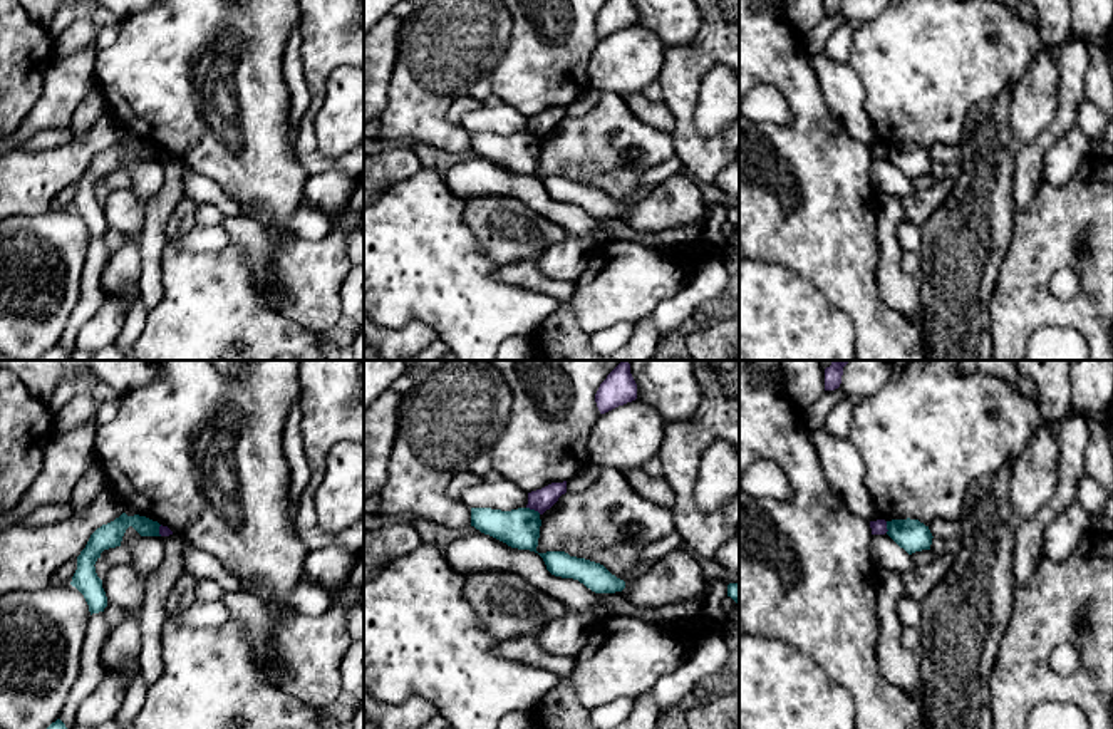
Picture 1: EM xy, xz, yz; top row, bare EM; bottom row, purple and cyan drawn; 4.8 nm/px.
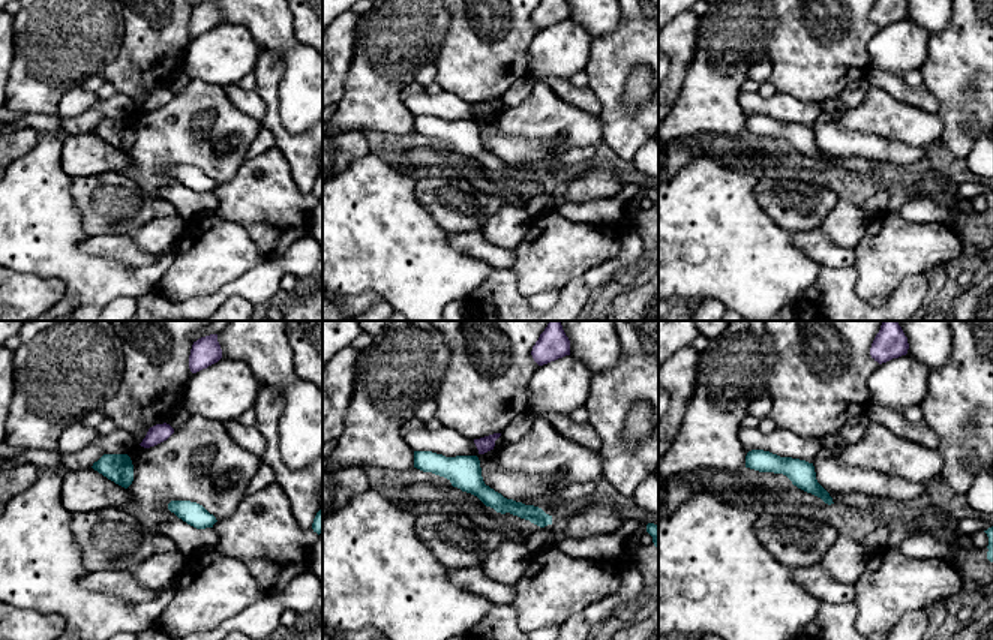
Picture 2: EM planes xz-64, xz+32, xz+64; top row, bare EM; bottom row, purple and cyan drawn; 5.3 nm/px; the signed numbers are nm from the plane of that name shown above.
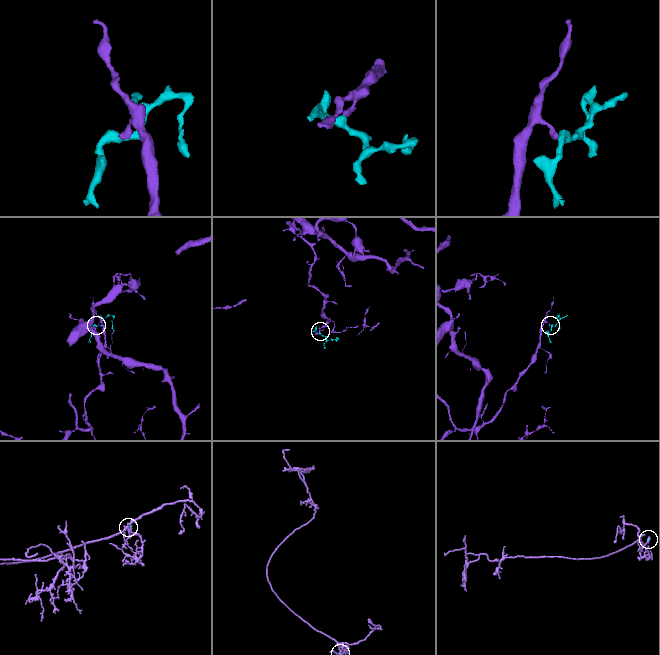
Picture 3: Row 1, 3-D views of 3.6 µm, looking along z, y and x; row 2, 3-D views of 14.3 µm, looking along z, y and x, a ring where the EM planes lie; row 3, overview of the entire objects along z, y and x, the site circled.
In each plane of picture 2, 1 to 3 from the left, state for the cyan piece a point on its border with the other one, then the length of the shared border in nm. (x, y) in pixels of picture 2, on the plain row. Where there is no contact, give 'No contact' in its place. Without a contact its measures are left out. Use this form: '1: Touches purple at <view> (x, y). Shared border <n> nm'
1: No contact
2: No contact
3: No contact

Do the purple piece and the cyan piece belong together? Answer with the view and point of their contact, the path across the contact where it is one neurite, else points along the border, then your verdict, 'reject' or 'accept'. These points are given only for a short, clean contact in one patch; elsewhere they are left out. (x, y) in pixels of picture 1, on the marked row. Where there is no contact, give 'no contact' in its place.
meets purple in xz at (533, 508); border along xz (527, 506), (540, 513); reject

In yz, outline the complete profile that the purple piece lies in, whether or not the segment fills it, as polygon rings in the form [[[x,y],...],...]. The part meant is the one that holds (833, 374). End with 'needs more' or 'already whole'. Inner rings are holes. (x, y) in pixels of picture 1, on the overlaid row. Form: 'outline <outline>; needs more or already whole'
outline [[[833,360],[830,367],[825,369],[825,390],[835,390],[841,384],[843,367],[848,360]]]; already whole

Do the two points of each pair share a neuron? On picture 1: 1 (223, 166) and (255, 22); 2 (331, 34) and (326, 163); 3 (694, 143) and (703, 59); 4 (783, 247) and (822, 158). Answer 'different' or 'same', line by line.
1: same
2: same
3: same
4: same

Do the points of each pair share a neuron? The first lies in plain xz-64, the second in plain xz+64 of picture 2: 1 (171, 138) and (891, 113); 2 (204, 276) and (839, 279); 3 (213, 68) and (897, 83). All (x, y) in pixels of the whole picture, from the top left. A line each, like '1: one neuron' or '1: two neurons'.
1: one neuron
2: two neurons
3: two neurons

